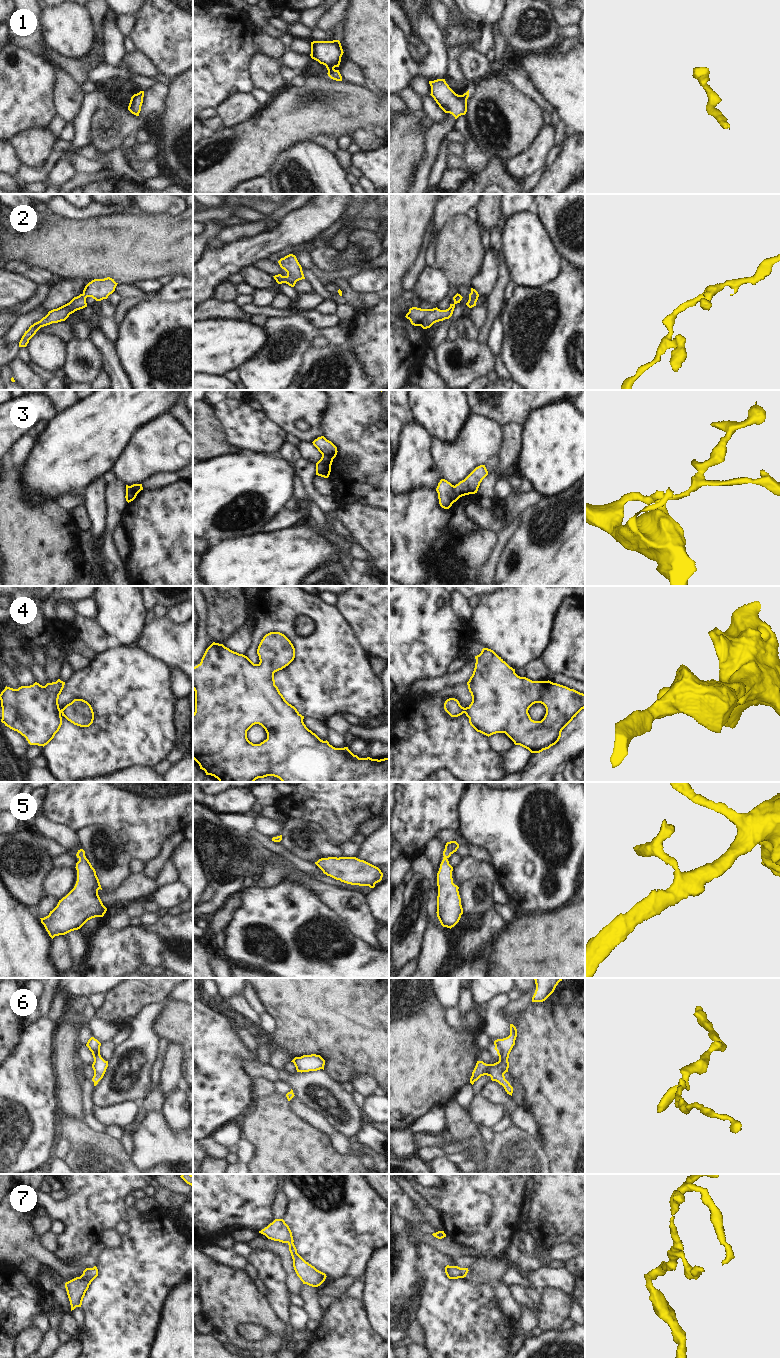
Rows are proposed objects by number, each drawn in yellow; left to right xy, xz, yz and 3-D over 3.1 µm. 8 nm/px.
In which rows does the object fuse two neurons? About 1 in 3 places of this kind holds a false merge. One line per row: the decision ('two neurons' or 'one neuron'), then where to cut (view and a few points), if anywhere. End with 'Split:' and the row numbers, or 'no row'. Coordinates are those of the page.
1: one neuron; cut none
2: one neuron; cut none
3: two neurons; cut xz (322, 454), (333, 458)
4: one neuron; cut none
5: one neuron; cut none
6: one neuron; cut none
7: one neuron; cut none
Split: 3

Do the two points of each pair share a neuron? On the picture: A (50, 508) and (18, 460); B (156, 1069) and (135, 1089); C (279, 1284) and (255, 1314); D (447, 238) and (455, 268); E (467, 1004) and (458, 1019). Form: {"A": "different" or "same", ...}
{"A": "different", "B": "different", "C": "different", "D": "same", "E": "different"}

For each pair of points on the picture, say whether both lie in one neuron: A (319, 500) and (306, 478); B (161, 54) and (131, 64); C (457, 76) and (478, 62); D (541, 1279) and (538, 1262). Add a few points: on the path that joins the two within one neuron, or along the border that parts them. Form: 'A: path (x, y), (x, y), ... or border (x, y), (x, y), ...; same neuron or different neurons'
A: path (314, 495), (308, 489), (307, 483); same neuron
B: border (136, 50), (140, 51), (150, 61), (161, 77); different neurons
C: border (464, 50), (458, 58), (458, 65), (471, 85); different neurons
D: border (548, 1265), (530, 1270), (523, 1276); different neurons

